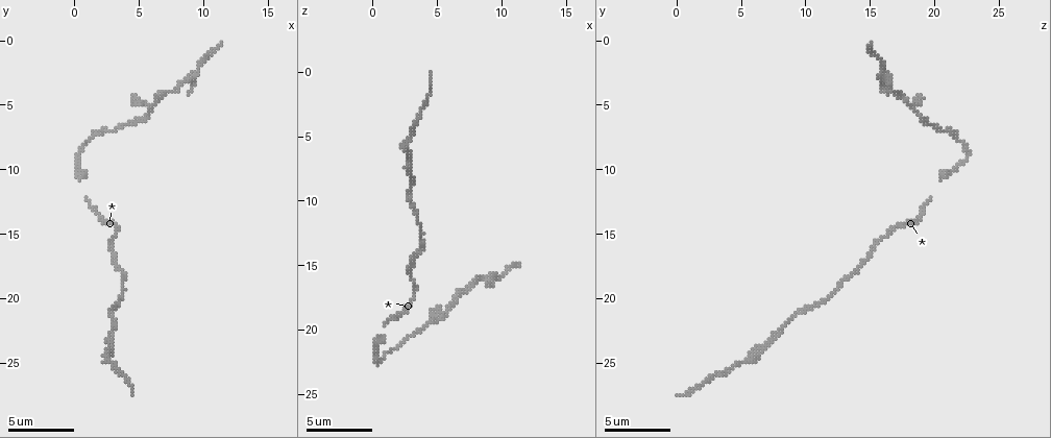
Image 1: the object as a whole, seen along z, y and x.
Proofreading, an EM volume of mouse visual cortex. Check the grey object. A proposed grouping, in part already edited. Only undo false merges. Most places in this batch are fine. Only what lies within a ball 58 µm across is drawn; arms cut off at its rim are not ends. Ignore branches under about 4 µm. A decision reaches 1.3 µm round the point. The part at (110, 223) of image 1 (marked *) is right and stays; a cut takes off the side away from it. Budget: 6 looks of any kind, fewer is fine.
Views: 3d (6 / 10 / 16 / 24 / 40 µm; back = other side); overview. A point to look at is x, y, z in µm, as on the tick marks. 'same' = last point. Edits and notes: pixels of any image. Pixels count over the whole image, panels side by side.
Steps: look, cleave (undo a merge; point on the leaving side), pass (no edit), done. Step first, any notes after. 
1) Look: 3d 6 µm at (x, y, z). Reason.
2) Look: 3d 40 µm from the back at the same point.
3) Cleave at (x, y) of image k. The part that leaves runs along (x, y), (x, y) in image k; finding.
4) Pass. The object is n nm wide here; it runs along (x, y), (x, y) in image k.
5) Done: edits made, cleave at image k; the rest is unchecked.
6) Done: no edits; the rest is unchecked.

Look: 3d 6 µm at (0.4, 9.2, 22.2). Sudden change in width.

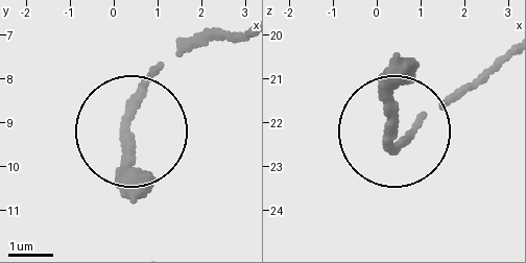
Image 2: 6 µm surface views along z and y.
Pass. Continuous, no second neuron.

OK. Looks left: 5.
Look: 3d 10 µm at (5.8, 5.6, 18.6).

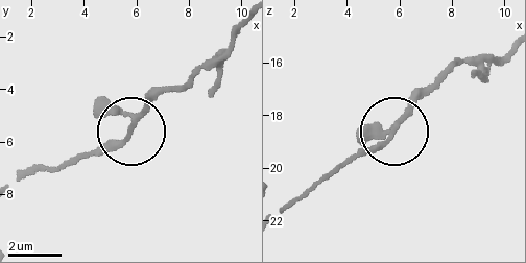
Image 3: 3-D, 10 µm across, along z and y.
Pass. 3 arms meet here; it runs along (285, 208), (380, 147), (425, 95) in image 3; one neuron here.

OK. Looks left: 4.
Look: 3d 10 µm at (2.8, 21.6, 9.0). Thin neck.

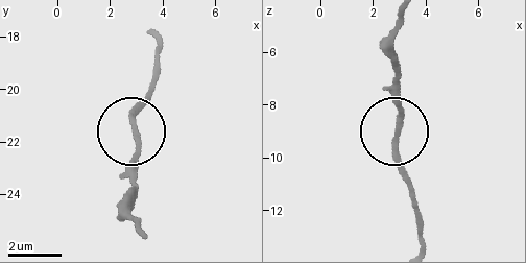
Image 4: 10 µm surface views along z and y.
Look: 3d 6 µm at (2.9, 21.4, 8.9).

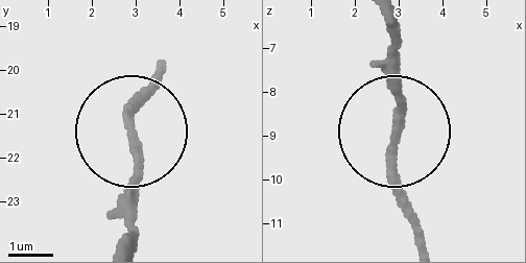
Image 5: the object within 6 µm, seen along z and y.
Pass. It runs along (414, 235), (396, 190), (396, 25) in image 5; continuous, no second neuron.

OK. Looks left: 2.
Done: no edits; the rest is unchecked.

